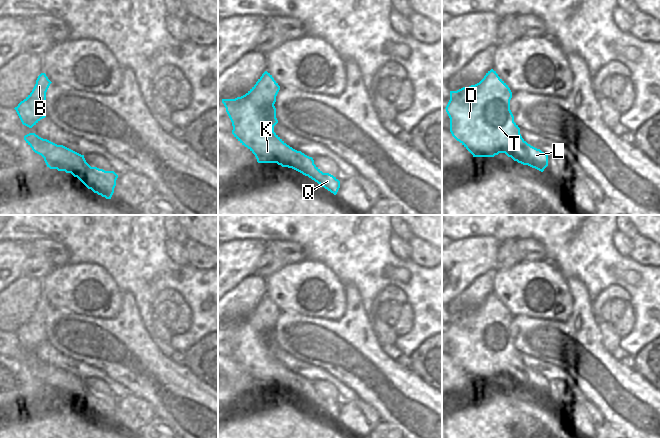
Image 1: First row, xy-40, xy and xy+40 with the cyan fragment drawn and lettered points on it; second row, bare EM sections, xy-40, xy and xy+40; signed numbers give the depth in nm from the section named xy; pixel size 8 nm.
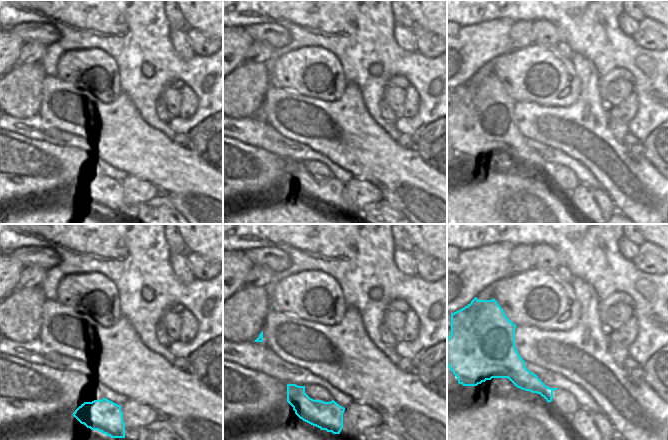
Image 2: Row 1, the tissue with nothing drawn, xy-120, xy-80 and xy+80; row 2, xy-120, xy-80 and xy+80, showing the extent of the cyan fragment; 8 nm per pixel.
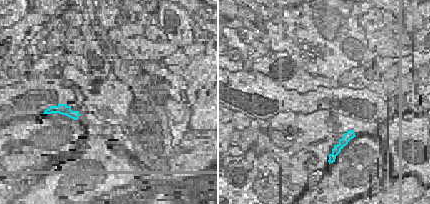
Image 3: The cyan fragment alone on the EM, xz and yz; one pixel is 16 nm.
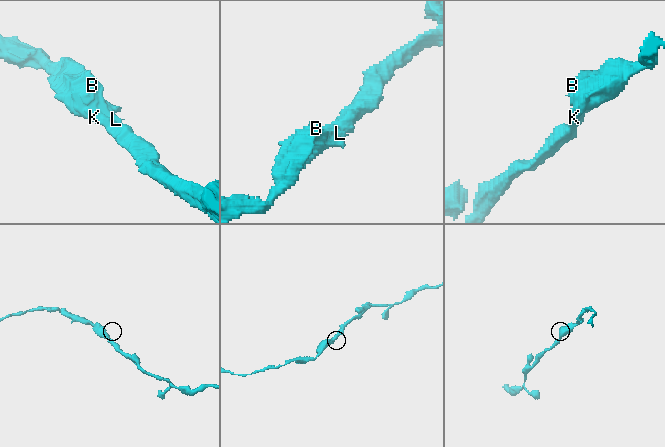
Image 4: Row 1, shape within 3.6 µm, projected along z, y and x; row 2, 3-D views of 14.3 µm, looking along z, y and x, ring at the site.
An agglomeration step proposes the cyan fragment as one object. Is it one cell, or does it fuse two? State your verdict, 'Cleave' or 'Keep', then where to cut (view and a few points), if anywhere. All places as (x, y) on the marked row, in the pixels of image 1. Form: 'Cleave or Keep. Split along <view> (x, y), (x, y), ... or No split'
Keep. No split

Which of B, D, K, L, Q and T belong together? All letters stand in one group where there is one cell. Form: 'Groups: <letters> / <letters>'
Groups: B D K L Q T

